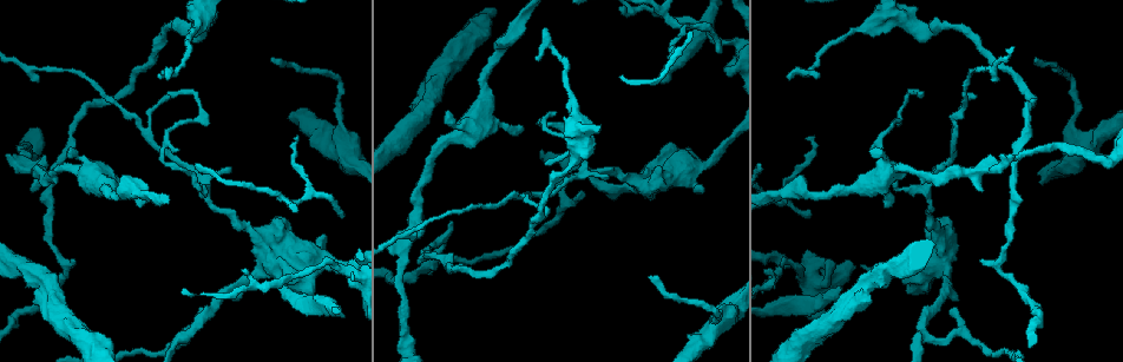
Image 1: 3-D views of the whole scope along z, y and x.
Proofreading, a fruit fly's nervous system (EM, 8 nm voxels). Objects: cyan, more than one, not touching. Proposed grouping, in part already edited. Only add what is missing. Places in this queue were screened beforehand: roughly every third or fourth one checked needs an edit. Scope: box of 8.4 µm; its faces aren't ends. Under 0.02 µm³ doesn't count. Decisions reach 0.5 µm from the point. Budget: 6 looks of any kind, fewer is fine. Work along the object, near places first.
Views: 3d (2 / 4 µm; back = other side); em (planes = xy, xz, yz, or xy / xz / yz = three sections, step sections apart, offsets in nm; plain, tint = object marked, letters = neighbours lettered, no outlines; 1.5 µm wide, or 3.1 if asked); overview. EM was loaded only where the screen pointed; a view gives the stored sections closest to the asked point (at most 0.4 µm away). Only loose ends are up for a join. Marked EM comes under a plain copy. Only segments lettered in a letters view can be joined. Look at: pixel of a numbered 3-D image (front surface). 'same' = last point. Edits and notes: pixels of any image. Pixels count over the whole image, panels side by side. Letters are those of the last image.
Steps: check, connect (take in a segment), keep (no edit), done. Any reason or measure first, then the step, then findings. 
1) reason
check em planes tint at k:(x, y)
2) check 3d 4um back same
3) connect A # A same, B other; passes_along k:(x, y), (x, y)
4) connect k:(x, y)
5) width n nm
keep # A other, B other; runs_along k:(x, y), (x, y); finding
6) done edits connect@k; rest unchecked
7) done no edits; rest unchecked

tapers out
check 3d 4um at 1:(141, 206)

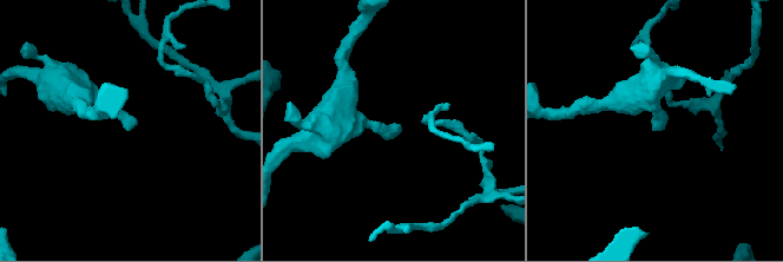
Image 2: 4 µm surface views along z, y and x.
need the tissue
check em planes letters at 2:(395, 127)

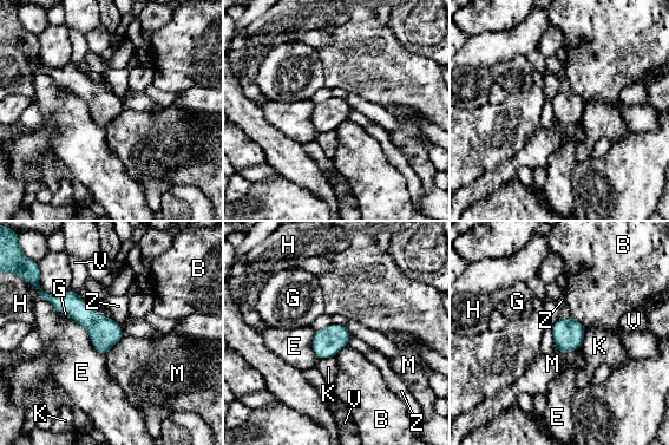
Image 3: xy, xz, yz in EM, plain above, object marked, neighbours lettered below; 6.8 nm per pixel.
keep # B other, E other, G other, H other, K other, M other, V other, Z other; border 3:(553, 346), (564, 352), (581, 347); none of them fits

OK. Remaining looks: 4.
an open end
check 3d 2um at 1:(664, 81)

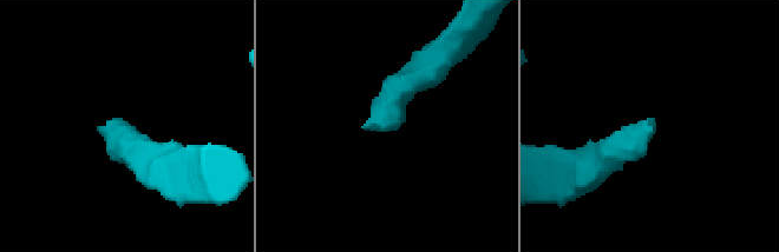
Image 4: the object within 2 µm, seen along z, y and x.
need the tissue
check em yz step 8 tint at 4:(650, 120)

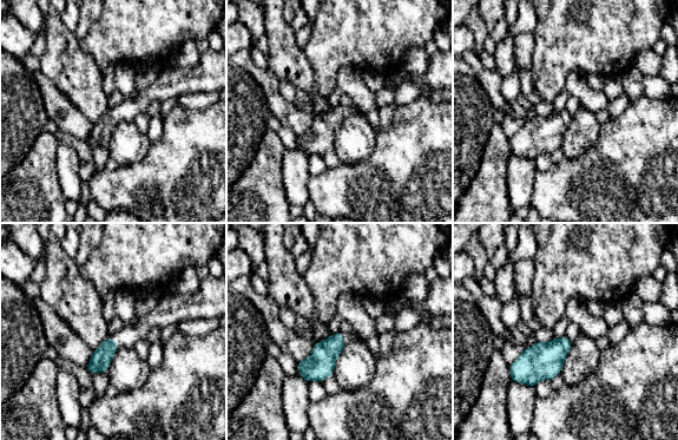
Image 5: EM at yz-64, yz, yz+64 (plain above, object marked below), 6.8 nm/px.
check em planes letters same

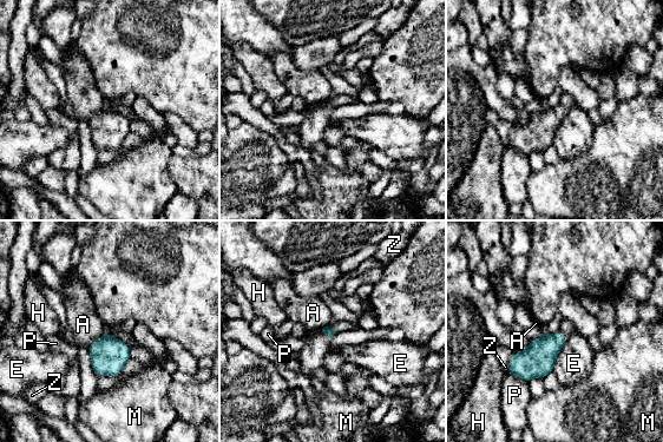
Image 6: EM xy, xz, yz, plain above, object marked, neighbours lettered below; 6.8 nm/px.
keep # A other, E other, H other, M other, P other, Z other; no lettered segment goes on from it

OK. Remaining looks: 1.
an open end
check em xz step 8 letters at 1:(270, 61)

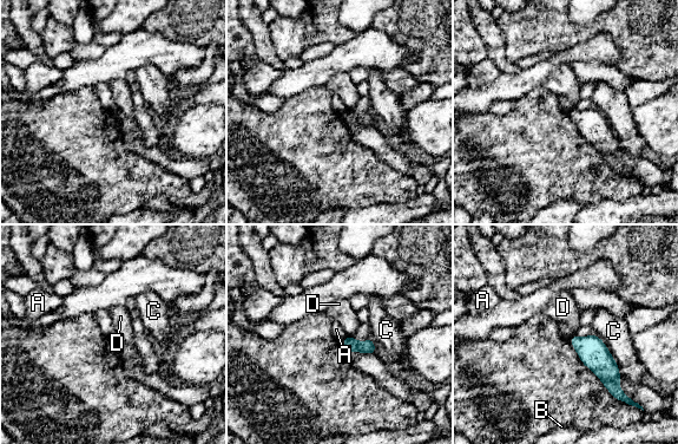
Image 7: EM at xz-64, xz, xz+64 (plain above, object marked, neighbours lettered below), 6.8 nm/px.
longest_contact C 240 nm
keep # A other, B other, C other, D other; none of them fits

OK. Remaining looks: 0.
done no edits; rest unchecked

